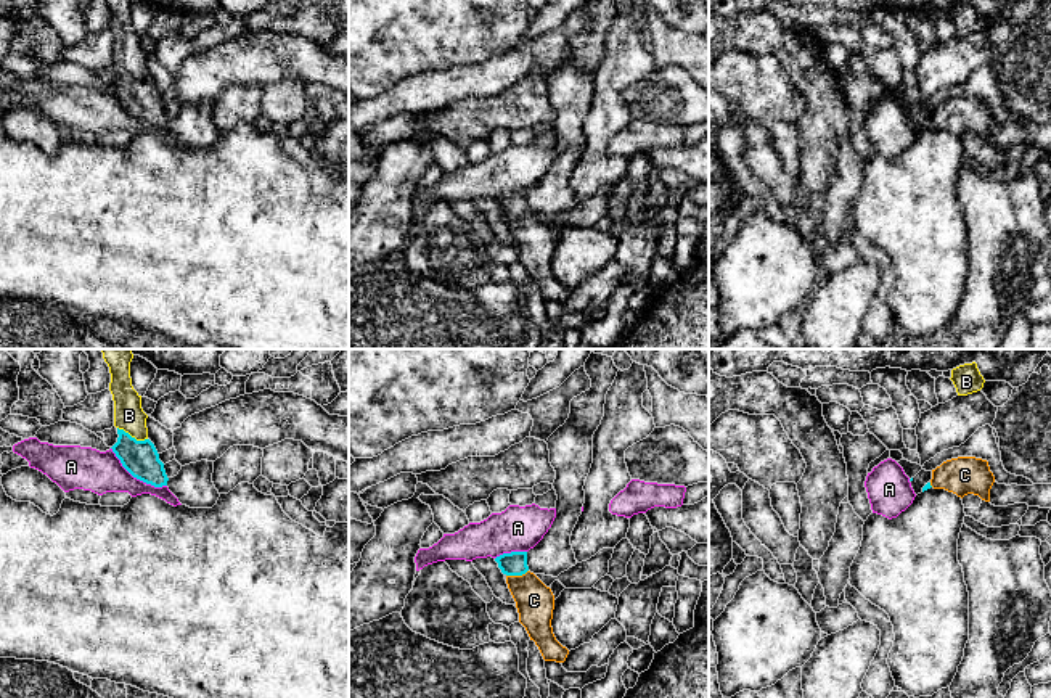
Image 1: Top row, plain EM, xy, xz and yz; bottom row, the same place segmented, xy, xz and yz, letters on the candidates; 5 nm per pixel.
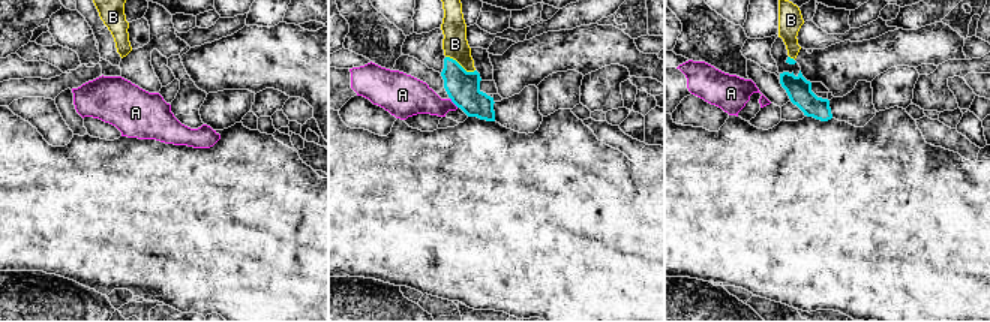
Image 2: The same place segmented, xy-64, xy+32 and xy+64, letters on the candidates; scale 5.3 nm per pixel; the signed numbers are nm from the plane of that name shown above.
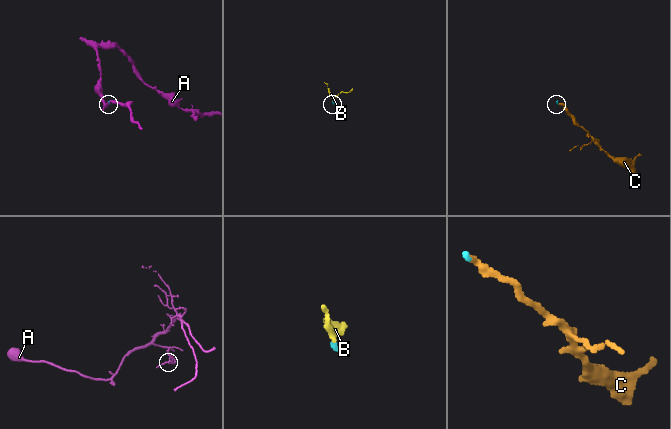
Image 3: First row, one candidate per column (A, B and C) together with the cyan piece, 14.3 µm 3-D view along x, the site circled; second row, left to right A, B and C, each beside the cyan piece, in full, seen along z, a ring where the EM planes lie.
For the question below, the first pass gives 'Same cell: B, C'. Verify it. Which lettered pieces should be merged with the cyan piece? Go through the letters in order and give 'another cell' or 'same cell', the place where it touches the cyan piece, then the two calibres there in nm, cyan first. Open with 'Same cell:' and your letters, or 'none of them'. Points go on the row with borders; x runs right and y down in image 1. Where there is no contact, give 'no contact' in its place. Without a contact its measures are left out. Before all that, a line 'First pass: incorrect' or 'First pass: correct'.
First pass: correct
Same cell: B, C
A: another cell; meets cyan in xy at (135, 476); 180 nm thick on the cyan side, 220 nm on the other
B: same cell; meets cyan in xy at (130, 436); 180 nm thick on the cyan side, 150 nm on the other
C: same cell; meets cyan in xz at (516, 574); 120 nm thick on the cyan side, 190 nm on the other

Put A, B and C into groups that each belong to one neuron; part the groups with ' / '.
A / B C

